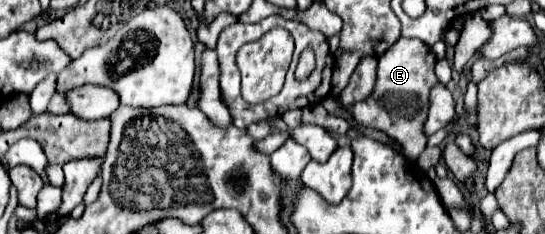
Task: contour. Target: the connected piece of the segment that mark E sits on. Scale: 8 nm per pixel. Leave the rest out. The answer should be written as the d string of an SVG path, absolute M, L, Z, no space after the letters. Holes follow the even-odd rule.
M399 39L387 49L377 67L377 85L369 99L355 103L355 123L387 133L397 139L402 146L402 154L409 161L417 161L419 153L427 145L427 135L423 135L423 123L427 119L429 91L439 83L435 75L435 55L419 39ZM393 101L393 109L391 109Z

